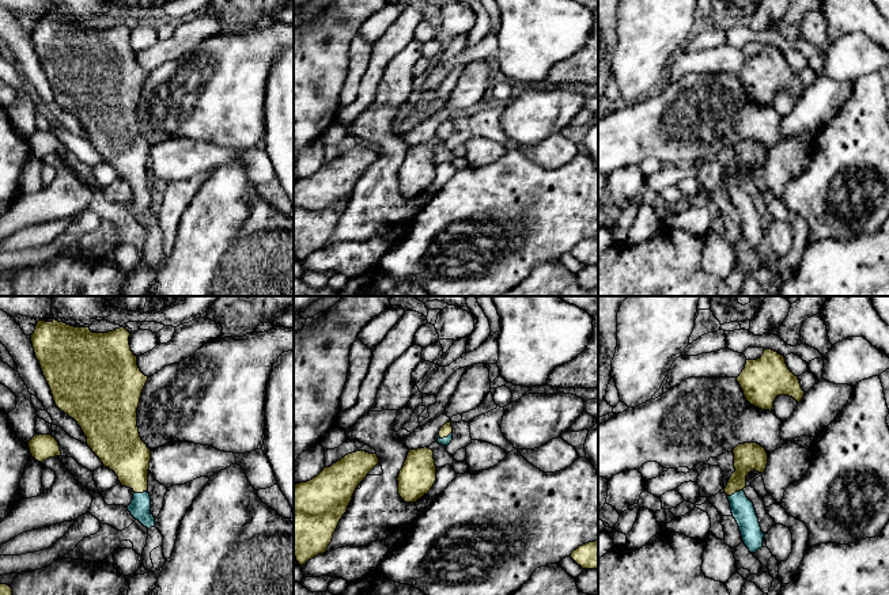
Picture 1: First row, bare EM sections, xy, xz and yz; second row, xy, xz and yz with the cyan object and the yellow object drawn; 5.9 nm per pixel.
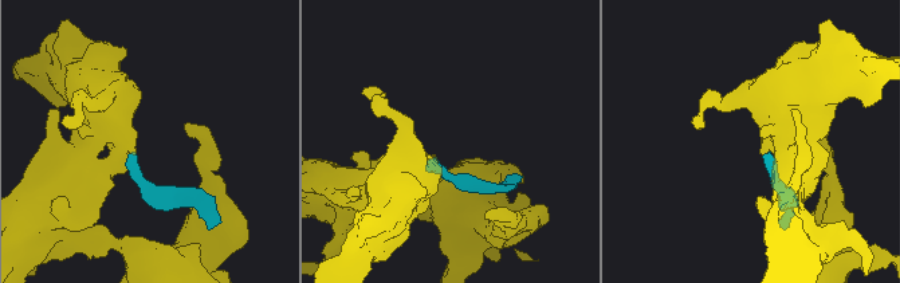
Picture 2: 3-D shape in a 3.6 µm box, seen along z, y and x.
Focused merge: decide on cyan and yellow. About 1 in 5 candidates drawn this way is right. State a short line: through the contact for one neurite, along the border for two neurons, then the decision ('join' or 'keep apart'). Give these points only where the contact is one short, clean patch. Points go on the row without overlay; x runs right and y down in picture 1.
line yz (742, 205), (736, 188), (738, 171), (748, 152); join

